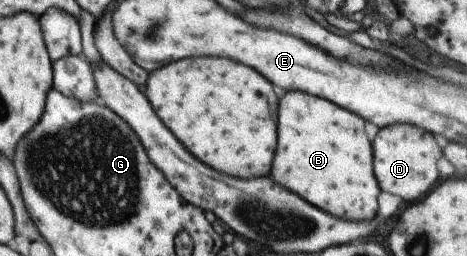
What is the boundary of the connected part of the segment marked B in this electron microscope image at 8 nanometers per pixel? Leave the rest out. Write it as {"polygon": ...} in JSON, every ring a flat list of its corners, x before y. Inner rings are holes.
{"polygon":[[287,91,279,99,277,149,269,177,331,215,361,221,377,213,375,197,379,187,371,171,371,143,365,137,363,121,321,97]]}

